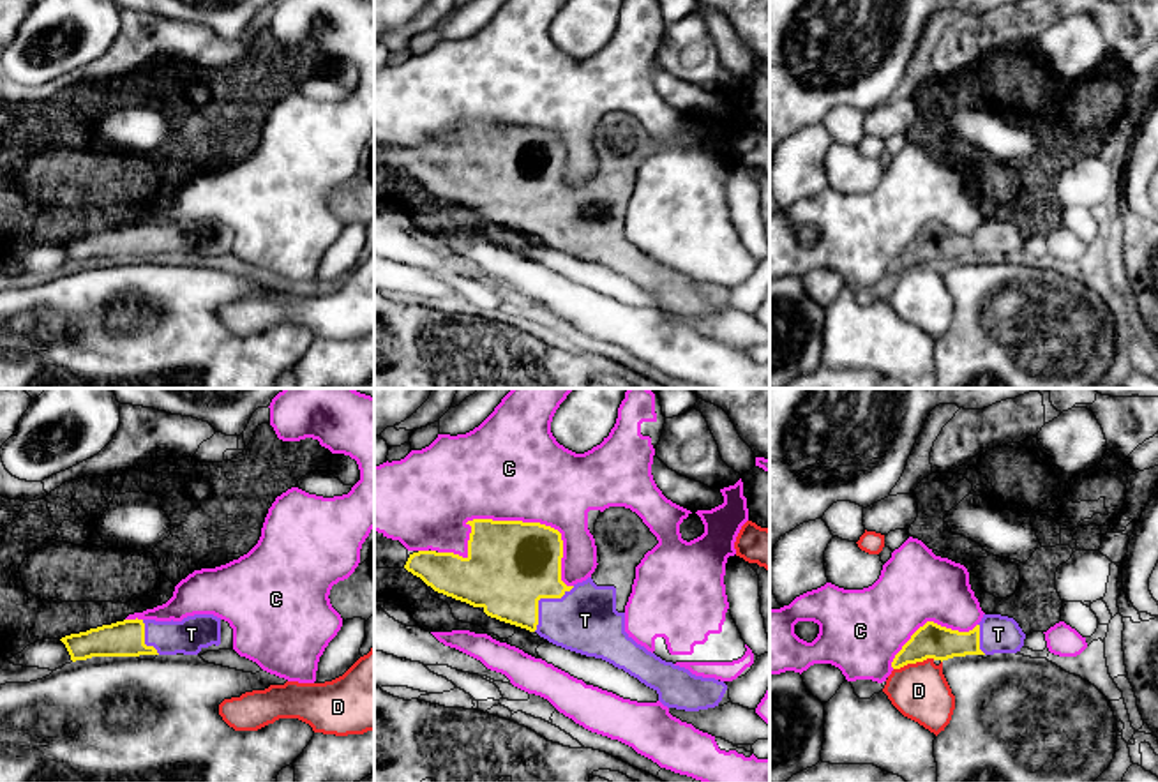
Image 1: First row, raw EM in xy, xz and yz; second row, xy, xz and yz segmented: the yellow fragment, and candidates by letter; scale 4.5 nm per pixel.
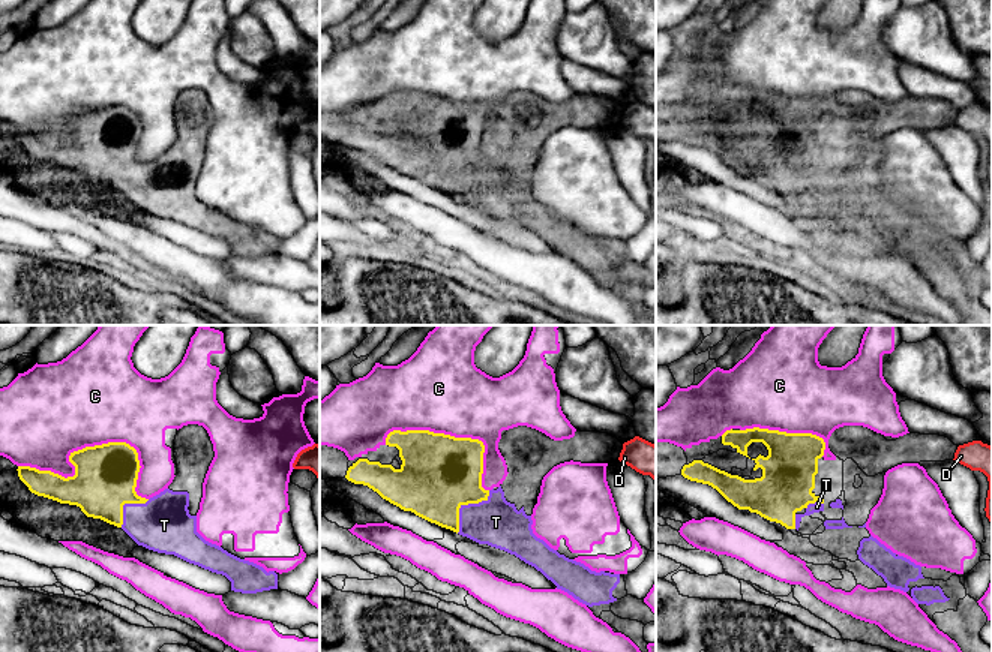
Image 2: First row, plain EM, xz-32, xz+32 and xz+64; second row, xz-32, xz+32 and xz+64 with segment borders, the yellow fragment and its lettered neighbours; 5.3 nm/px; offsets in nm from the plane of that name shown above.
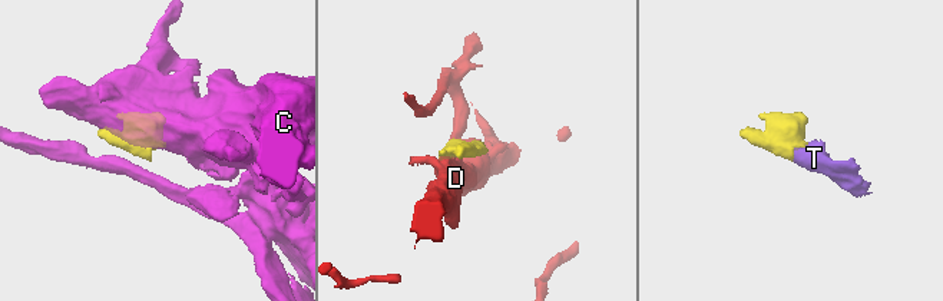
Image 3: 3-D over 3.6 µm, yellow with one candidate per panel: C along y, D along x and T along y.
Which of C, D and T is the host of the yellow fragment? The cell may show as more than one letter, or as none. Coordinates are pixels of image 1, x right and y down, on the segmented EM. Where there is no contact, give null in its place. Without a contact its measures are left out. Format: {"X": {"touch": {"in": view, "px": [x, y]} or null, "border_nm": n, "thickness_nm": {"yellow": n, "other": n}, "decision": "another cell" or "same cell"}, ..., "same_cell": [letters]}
{"C": {"touch": {"in": "xz", "px": [512, 521]}, "border_nm": 650, "thickness_nm": {"yellow": 400, "other": 480}, "decision": "another cell"}, "D": {"touch": {"in": "yz", "px": [913, 662]}, "border_nm": 200, "thickness_nm": {"yellow": 160, "other": 260}, "decision": "another cell"}, "T": {"touch": {"in": "xz", "px": [541, 597]}, "border_nm": 280, "thickness_nm": {"yellow": 400, "other": 300}, "decision": "same cell"}, "same_cell": ["T"]}

